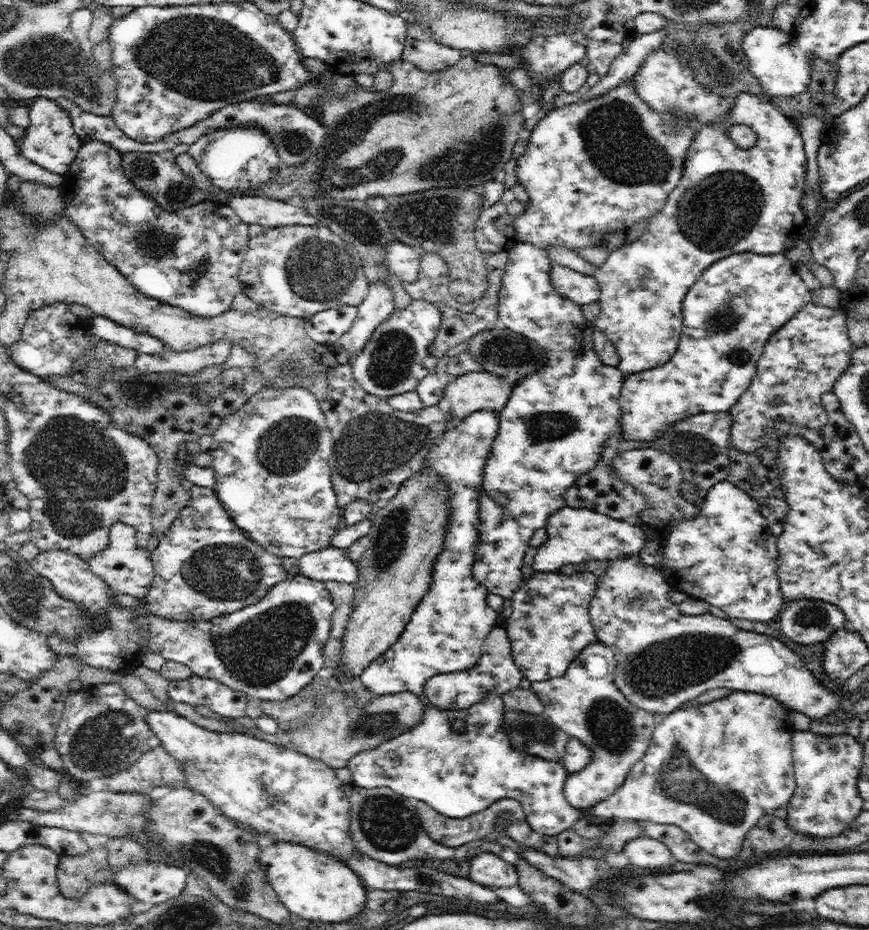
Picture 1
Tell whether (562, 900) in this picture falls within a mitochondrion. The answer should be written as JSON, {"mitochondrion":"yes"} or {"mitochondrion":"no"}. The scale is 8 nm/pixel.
{"mitochondrion":"no"}

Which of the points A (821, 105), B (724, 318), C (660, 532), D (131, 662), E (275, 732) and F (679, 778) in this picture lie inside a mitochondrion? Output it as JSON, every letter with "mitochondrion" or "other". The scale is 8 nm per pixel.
{"A":"other","B":"mitochondrion","C":"other","D":"other","E":"other","F":"mitochondrion"}

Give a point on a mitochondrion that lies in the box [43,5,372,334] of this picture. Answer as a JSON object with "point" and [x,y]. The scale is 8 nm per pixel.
{"point":[209,59]}

